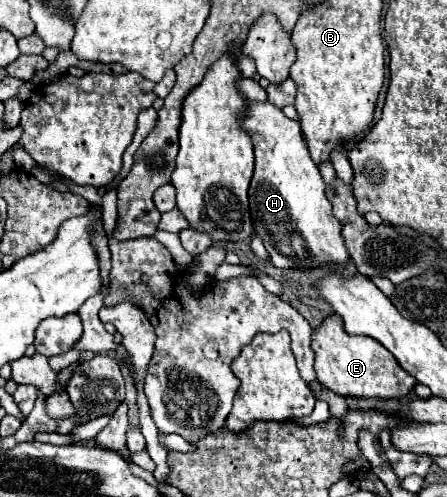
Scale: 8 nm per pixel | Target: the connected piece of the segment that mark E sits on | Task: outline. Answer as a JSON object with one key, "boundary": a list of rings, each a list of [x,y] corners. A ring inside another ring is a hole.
{"boundary":[[[332,314],[324,318],[324,322],[312,332],[312,352],[314,352],[314,368],[318,374],[318,382],[340,394],[340,396],[356,396],[356,398],[402,398],[406,396],[416,380],[392,360],[392,354],[376,344],[370,336],[350,336],[344,332],[342,318]]]}

